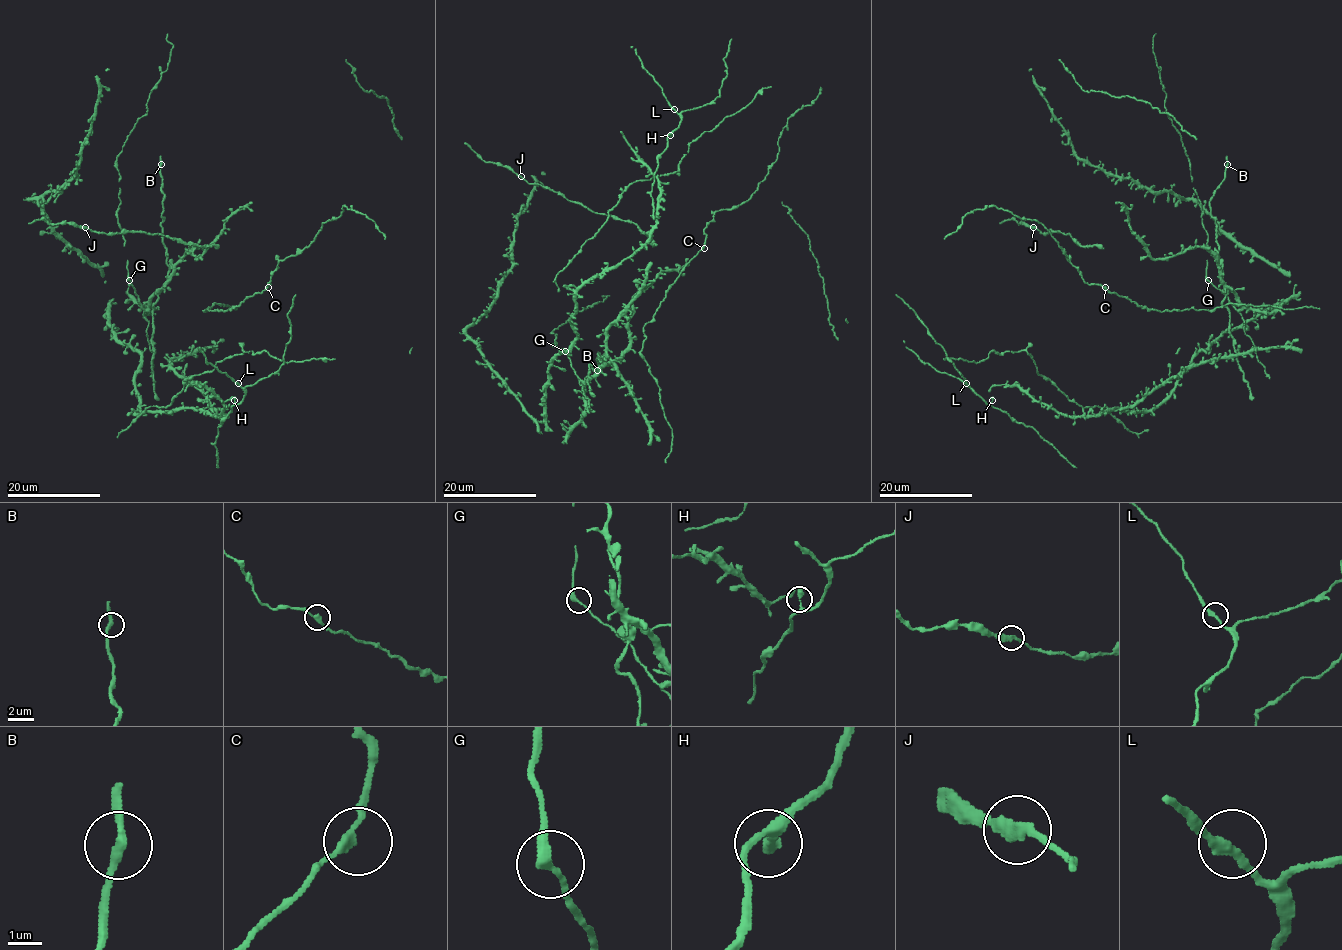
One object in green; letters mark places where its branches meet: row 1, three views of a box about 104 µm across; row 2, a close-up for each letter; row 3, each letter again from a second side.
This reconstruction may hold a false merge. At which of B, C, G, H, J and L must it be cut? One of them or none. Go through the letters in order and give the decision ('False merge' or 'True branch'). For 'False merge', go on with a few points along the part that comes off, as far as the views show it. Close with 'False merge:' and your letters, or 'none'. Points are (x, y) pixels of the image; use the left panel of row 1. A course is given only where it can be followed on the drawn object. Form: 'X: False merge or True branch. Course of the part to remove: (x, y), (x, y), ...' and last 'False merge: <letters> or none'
B: True branch
C: True branch
G: True branch
H: True branch
J: True branch
L: True branch
False merge: none

